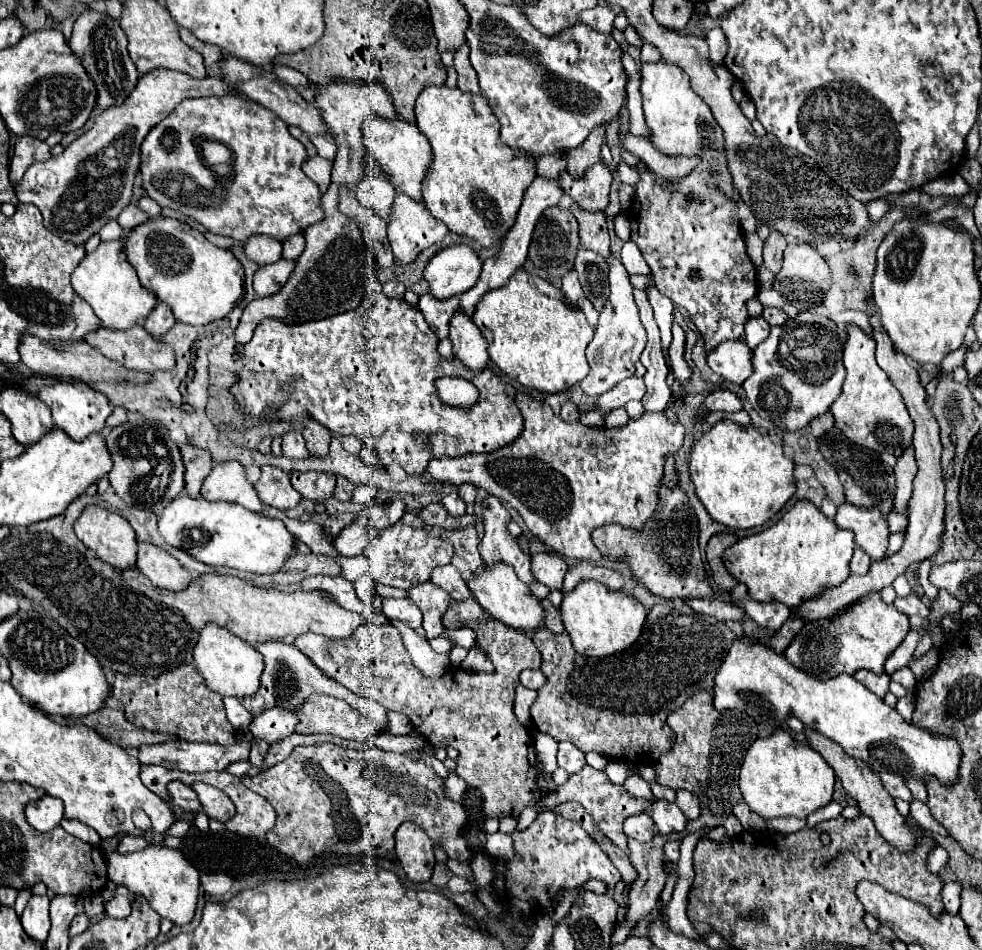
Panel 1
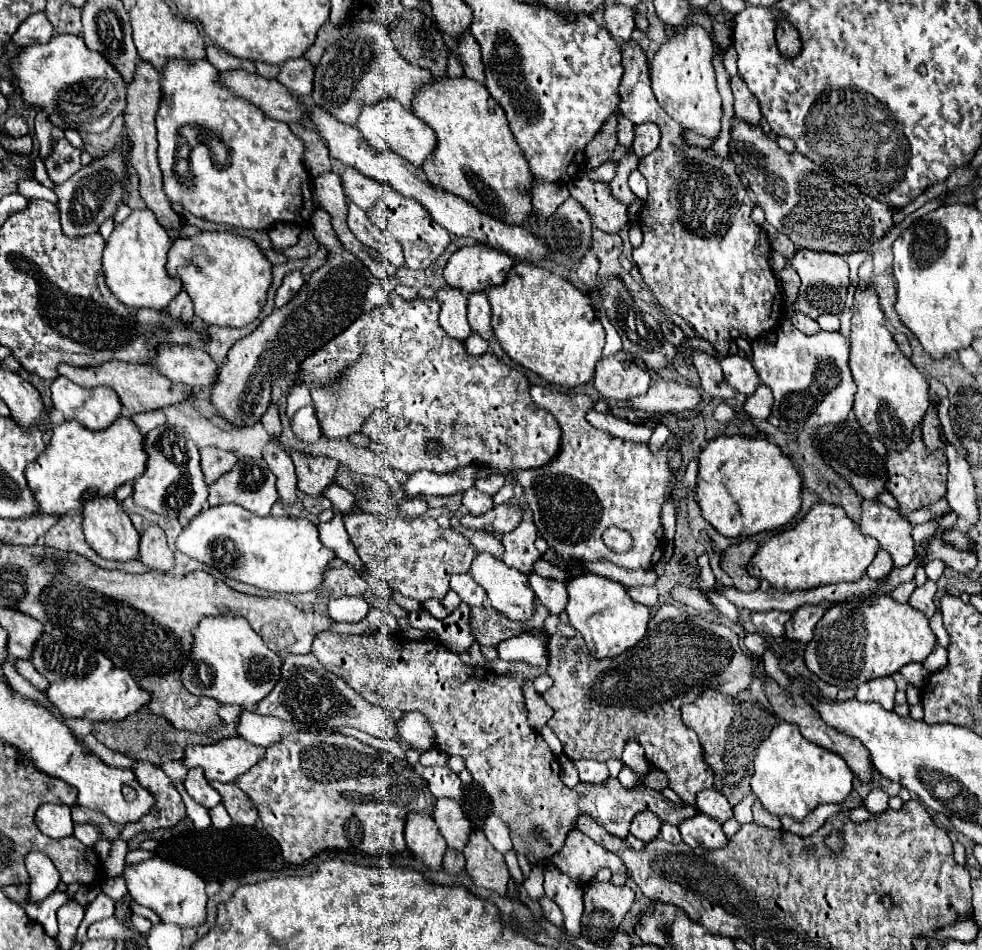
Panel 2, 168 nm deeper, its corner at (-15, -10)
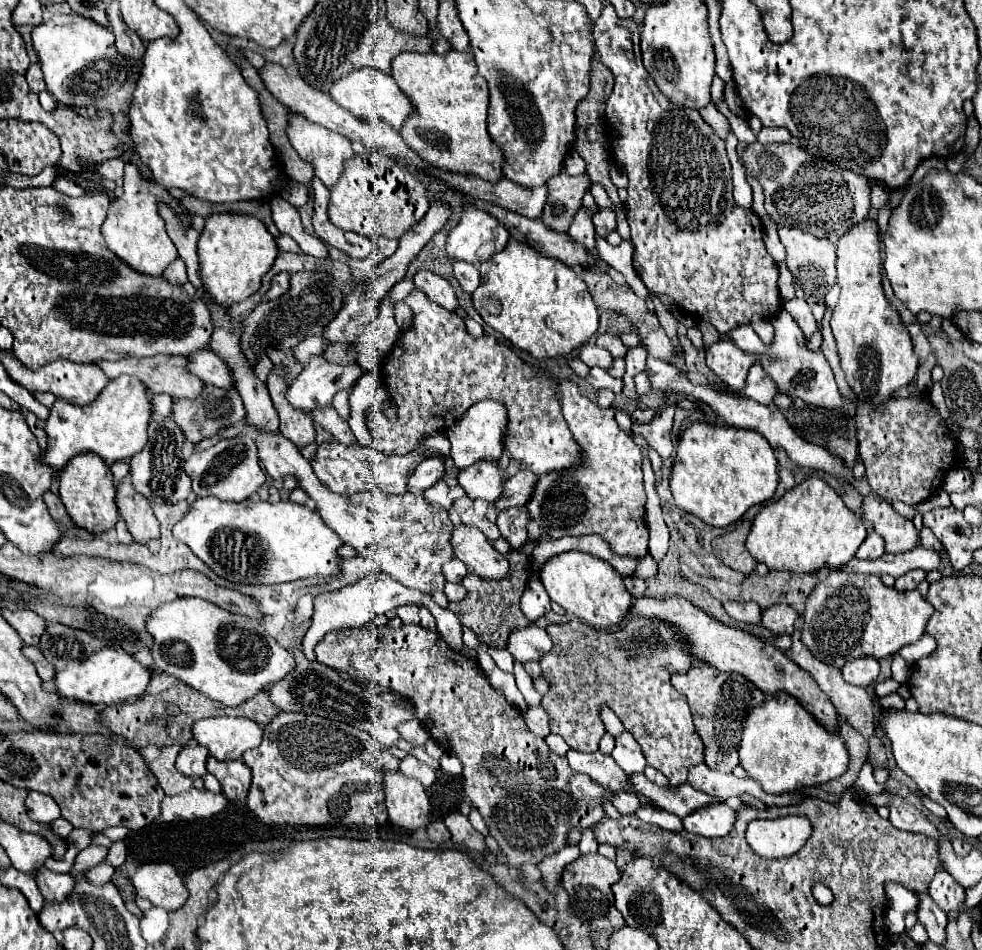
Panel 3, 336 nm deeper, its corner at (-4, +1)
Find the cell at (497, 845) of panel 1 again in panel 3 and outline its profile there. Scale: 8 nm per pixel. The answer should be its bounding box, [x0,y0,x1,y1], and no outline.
[538,845,580,893]

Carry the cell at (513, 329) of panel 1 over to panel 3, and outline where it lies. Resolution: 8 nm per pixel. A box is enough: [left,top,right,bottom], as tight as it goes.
[472,239,598,359]

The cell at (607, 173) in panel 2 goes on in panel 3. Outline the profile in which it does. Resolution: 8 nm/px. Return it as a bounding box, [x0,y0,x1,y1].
[564,151,586,175]

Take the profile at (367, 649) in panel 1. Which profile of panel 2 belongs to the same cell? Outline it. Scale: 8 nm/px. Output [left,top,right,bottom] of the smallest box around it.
[311,630,697,864]

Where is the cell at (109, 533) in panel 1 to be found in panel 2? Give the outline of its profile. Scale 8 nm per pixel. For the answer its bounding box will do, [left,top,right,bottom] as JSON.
[83,496,141,562]

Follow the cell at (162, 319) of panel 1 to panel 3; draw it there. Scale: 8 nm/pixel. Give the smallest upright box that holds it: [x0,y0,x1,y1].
[164,257,188,285]

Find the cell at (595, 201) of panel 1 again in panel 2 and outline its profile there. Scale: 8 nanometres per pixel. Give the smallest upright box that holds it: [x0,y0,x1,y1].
[567,174,627,232]

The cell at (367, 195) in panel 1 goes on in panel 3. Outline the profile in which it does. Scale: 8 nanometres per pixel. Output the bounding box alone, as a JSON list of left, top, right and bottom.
[286,113,354,187]

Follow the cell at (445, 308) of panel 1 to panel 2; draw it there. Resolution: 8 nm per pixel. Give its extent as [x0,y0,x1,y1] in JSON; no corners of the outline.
[437,288,471,340]

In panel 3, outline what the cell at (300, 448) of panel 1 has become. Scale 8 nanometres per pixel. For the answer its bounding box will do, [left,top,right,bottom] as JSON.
[288,355,366,413]

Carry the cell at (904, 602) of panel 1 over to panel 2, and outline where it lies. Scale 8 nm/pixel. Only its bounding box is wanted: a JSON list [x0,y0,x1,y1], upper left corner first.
[909,580,937,618]

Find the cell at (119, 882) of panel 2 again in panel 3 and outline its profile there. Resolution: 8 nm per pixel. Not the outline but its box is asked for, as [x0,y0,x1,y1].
[106,841,126,869]

